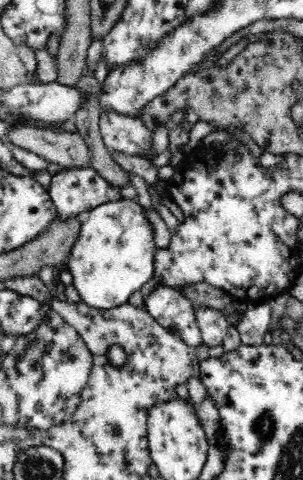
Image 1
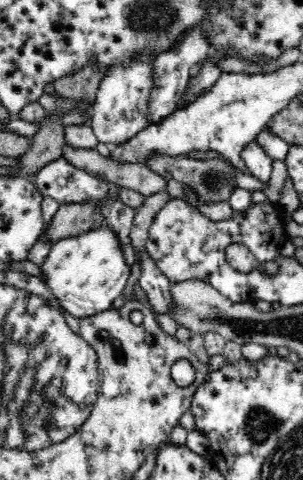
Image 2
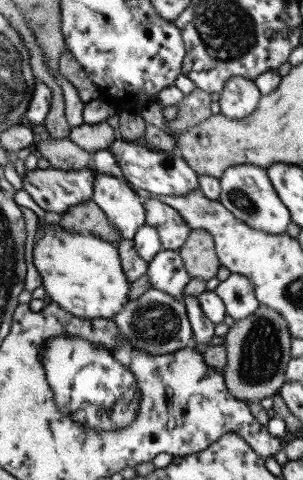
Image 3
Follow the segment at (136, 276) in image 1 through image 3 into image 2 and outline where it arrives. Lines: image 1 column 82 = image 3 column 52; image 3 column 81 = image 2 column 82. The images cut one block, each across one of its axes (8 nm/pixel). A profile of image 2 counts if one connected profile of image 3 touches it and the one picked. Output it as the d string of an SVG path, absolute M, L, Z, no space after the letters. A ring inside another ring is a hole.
M102 224L78 238L66 238L54 244L44 266L40 266L44 272L40 278L60 300L64 310L76 318L90 318L110 310L112 302L122 296L130 278L130 266L126 264L124 252L126 244L122 236L110 224Z

